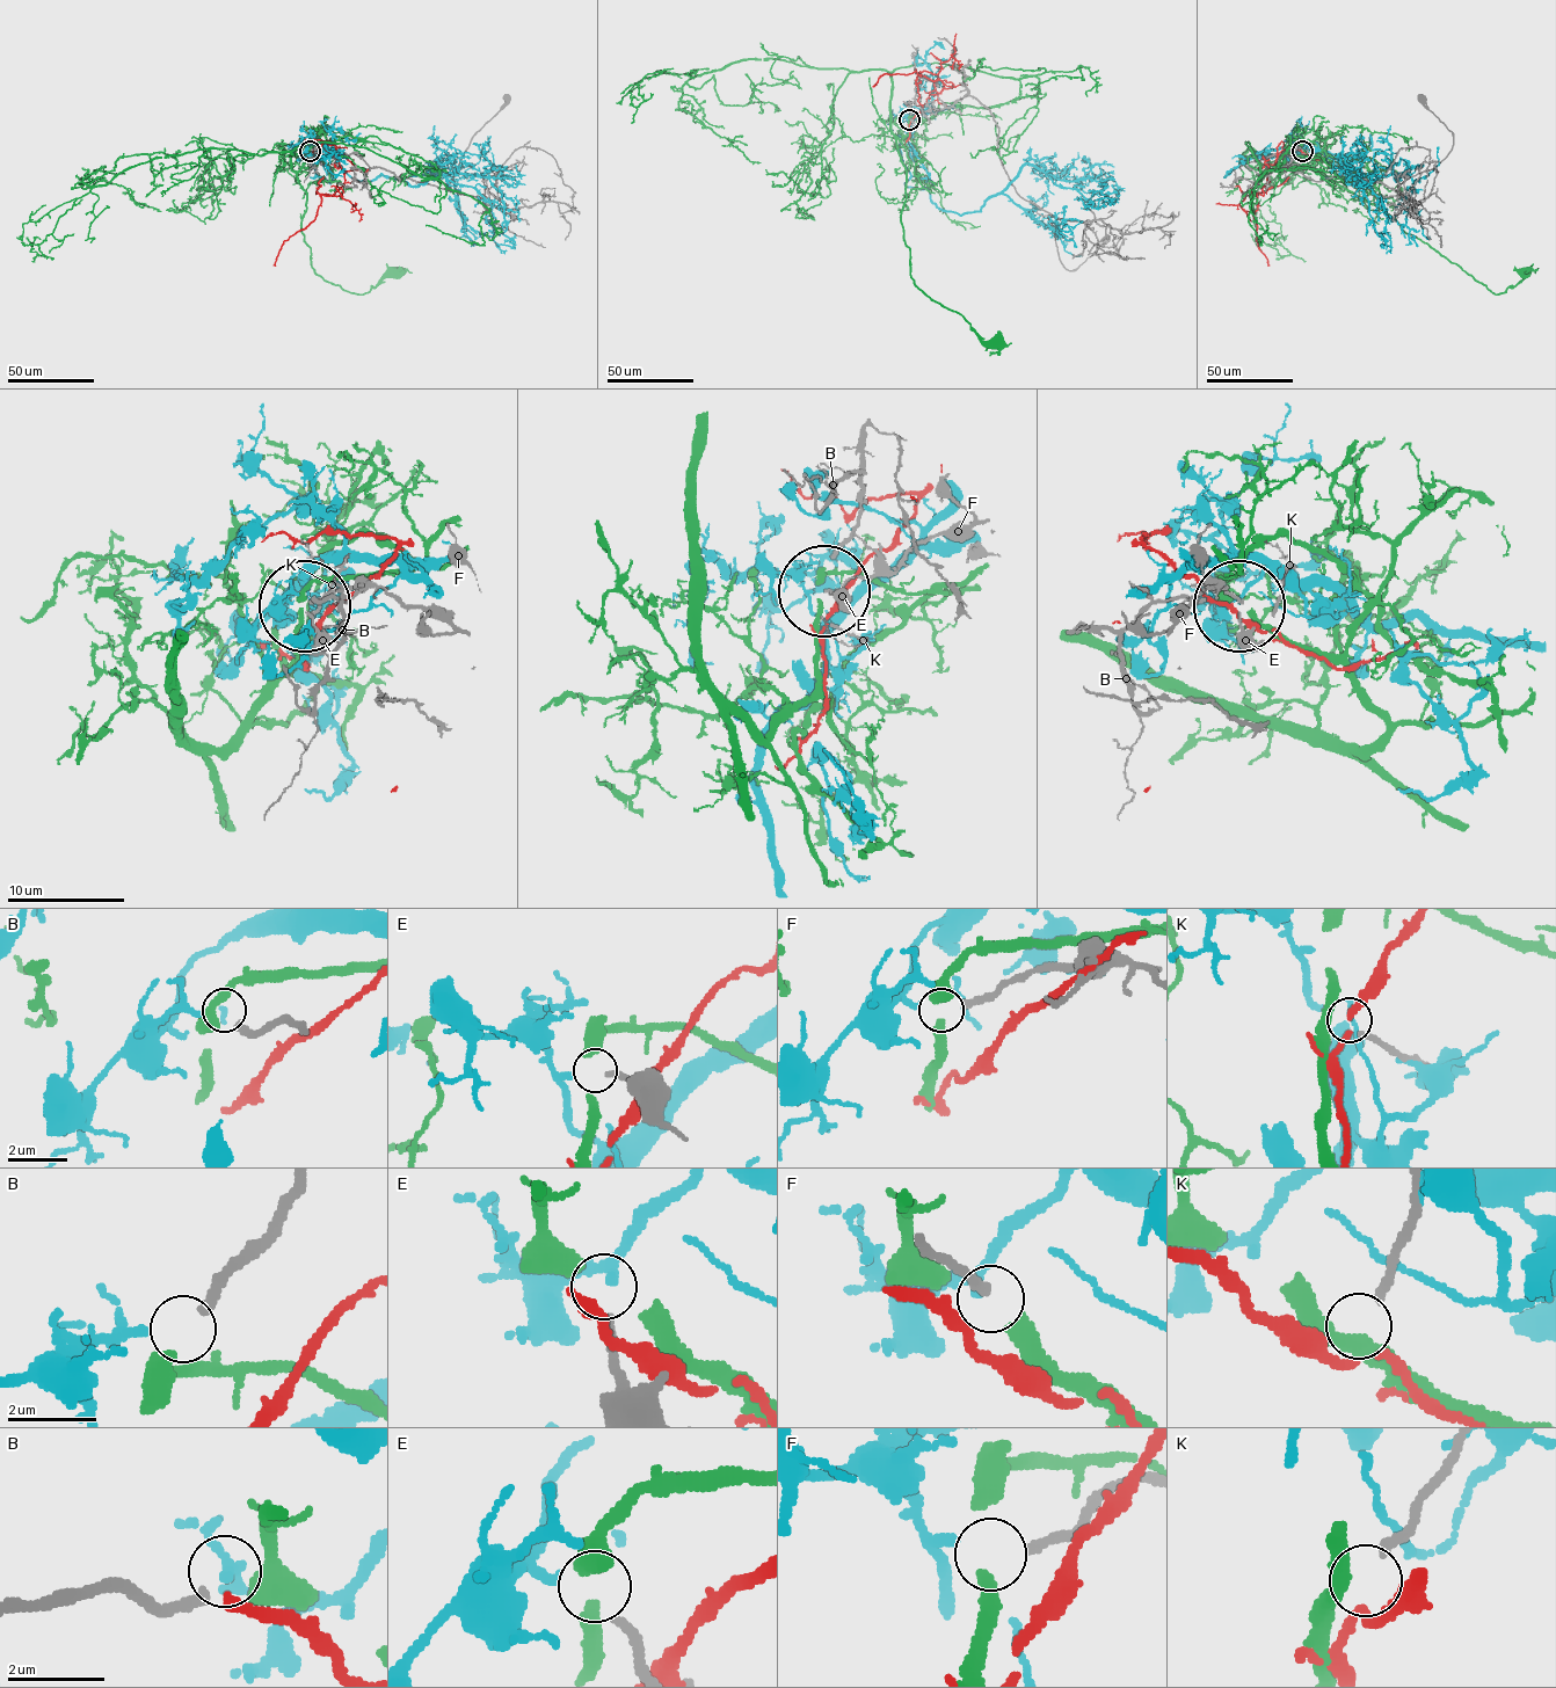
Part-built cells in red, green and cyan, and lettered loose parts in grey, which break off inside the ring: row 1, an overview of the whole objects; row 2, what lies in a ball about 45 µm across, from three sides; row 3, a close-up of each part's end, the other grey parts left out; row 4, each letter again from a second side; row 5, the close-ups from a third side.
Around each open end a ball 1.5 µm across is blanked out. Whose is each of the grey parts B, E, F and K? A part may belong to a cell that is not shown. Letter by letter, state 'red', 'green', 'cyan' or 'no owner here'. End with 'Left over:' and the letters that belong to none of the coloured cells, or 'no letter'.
B: green
E: cyan
F: no owner here
K: red
Left over: F

